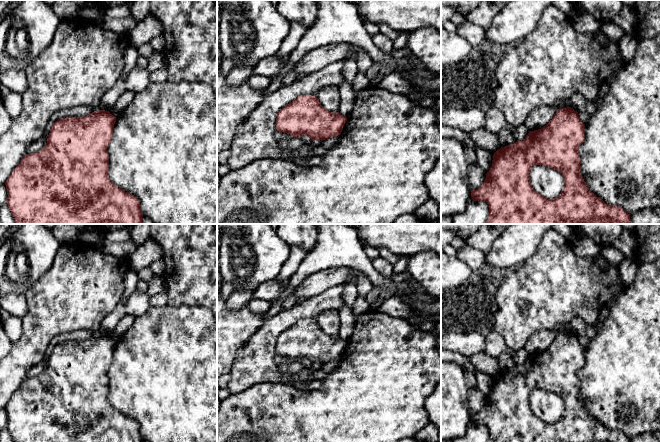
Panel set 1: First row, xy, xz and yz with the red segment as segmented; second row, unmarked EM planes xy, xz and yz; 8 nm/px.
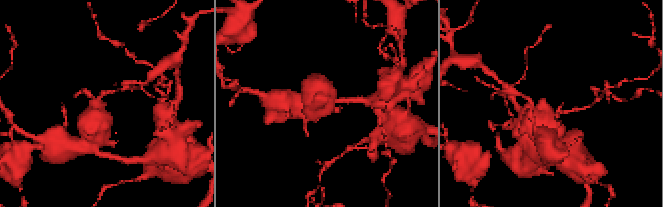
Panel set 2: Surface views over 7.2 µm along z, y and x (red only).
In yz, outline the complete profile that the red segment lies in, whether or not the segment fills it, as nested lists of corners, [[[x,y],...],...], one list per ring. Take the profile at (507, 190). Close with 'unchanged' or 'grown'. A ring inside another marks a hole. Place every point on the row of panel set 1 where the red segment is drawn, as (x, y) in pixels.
[[[571,107],[556,111],[549,123],[541,129],[529,131],[523,141],[516,141],[498,149],[493,157],[492,166],[486,173],[483,184],[471,191],[474,201],[486,202],[489,205],[489,216],[486,224],[631,224],[630,214],[616,205],[606,204],[592,193],[580,173],[578,147],[585,141],[585,125],[578,112]],[[534,165],[550,167],[564,177],[564,188],[555,199],[548,199],[536,192],[530,183],[530,169]]] | unchanged

